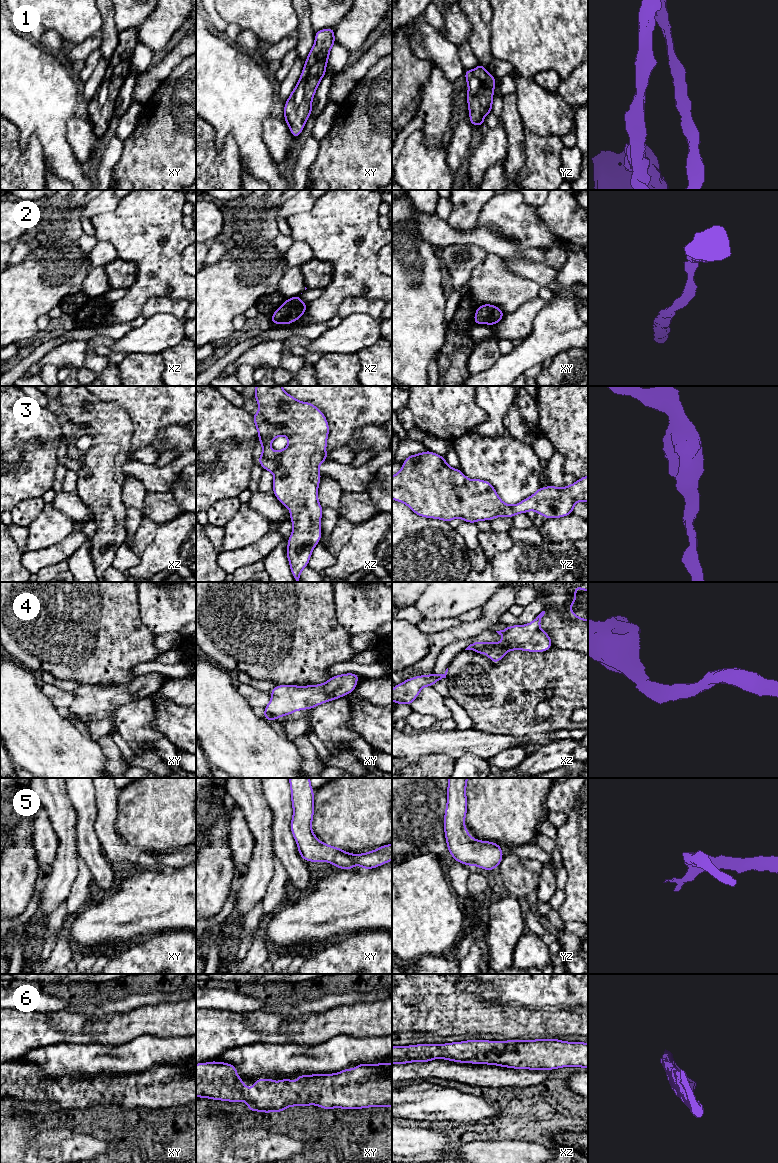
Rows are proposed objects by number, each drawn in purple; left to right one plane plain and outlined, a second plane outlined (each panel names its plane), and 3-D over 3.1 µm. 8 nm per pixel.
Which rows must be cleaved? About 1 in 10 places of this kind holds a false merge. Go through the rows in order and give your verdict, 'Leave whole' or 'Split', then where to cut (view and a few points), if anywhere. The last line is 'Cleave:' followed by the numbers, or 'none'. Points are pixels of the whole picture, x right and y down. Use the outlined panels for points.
1: Leave whole. No split
2: Leave whole. No split
3: Leave whole. No split
4: Leave whole. No split
5: Leave whole. No split
6: Leave whole. No split
Cleave: none

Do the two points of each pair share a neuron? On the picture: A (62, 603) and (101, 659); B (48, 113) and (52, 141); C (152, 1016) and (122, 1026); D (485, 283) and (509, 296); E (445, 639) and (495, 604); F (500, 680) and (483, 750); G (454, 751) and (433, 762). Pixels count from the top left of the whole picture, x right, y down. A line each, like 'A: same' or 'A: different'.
A: same
B: same
C: same
D: same
E: same
F: different
G: different

